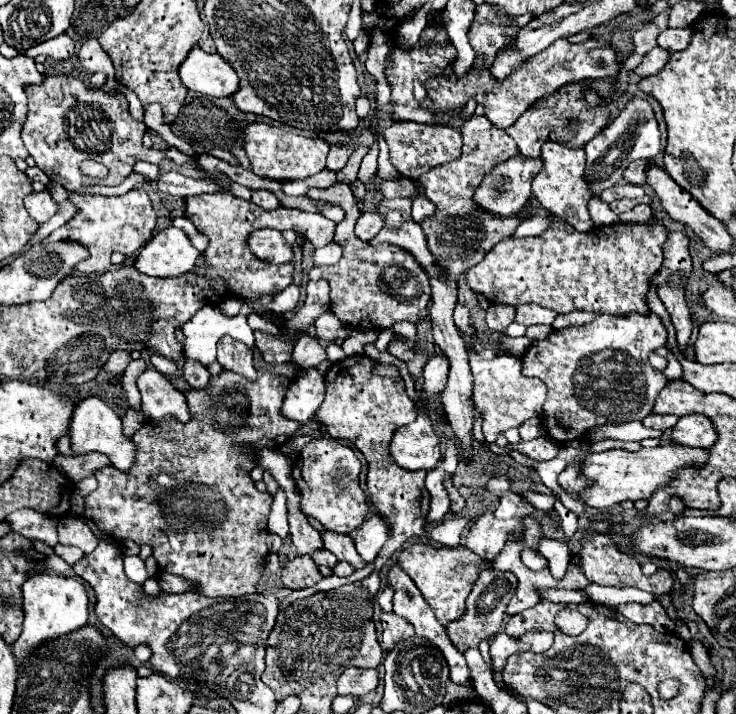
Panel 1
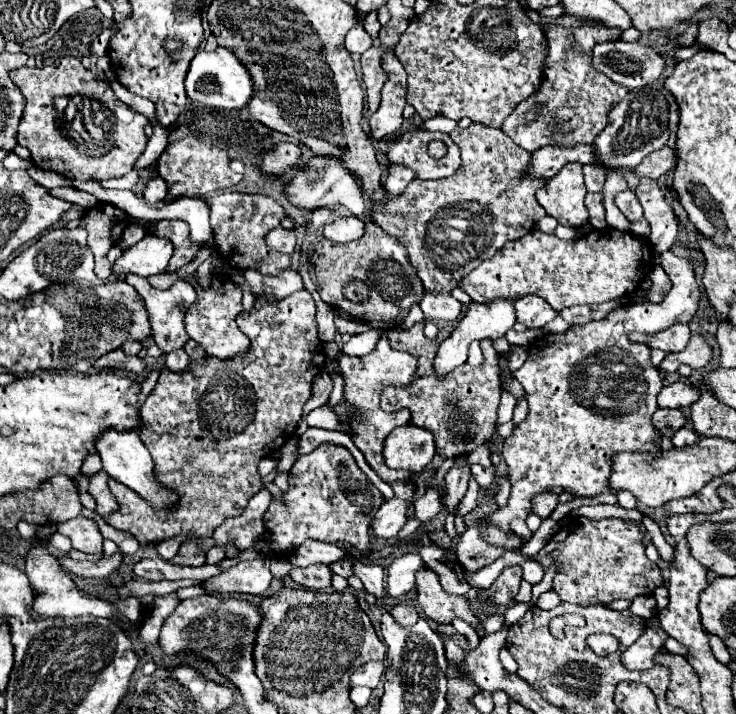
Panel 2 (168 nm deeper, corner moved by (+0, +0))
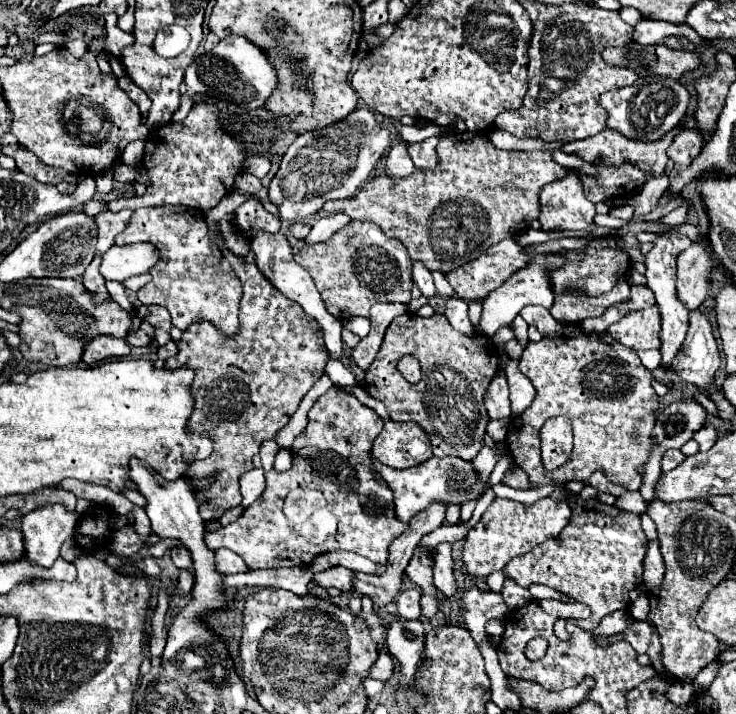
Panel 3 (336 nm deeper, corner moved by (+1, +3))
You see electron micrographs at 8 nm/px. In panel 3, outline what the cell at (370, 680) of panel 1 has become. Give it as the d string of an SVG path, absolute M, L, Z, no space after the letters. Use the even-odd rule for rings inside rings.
M381 651L379 653L379 659L371 667L371 677L373 679L381 679L381 681L389 681L391 675L393 675L393 671L395 671L395 665L393 665L391 655L385 653L385 651Z

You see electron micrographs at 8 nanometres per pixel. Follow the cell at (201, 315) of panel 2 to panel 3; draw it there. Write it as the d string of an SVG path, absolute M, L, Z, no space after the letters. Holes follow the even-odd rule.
M181 205L137 209L129 219L127 229L115 237L115 243L121 245L137 241L147 241L159 251L159 261L149 271L153 279L137 291L137 299L143 305L167 307L173 317L173 325L181 331L195 321L211 321L227 335L237 333L237 311L243 289L229 261L221 257L219 249L211 243L203 213L197 209L183 209Z

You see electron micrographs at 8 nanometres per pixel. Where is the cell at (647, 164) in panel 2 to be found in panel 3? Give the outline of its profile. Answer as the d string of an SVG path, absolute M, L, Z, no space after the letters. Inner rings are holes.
M697 127L685 129L683 133L679 133L675 137L667 155L677 165L689 165L699 155L699 149L703 149L703 143L705 143L705 139Z

